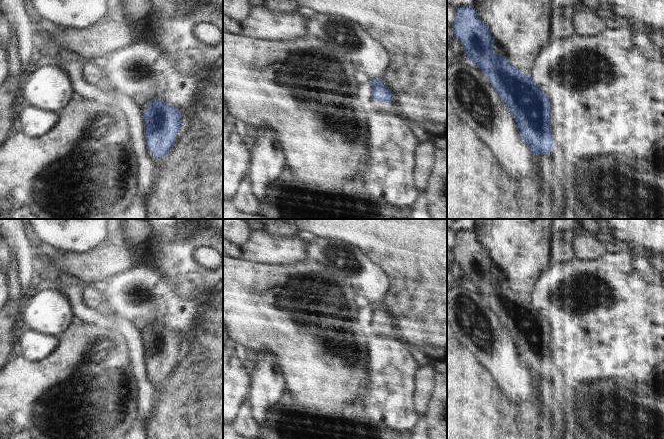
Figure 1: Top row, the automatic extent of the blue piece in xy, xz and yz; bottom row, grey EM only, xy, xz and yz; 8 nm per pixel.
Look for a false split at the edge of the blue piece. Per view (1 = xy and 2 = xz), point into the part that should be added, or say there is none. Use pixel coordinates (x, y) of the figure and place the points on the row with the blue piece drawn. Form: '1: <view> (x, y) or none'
1: xy (152, 155)
2: xz (383, 106)

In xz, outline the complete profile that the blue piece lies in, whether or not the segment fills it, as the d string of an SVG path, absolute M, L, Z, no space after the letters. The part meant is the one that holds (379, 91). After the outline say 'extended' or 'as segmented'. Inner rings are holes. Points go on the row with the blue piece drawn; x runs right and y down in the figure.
M370 79L372 86L372 100L379 105L377 107L369 107L366 111L382 111L391 114L397 114L396 104L393 101L393 95L389 88L387 88L380 79Z | extended

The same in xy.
M152 99L143 113L144 134L148 153L157 164L178 141L183 131L178 108L159 99Z | extended

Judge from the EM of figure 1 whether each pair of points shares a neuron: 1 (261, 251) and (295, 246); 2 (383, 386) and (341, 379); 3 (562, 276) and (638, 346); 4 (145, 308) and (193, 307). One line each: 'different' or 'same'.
1: same
2: different
3: same
4: same

